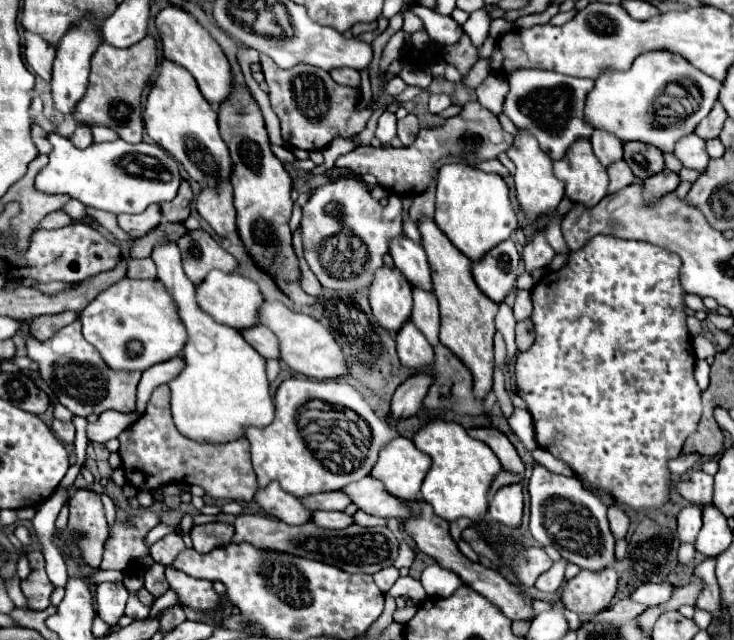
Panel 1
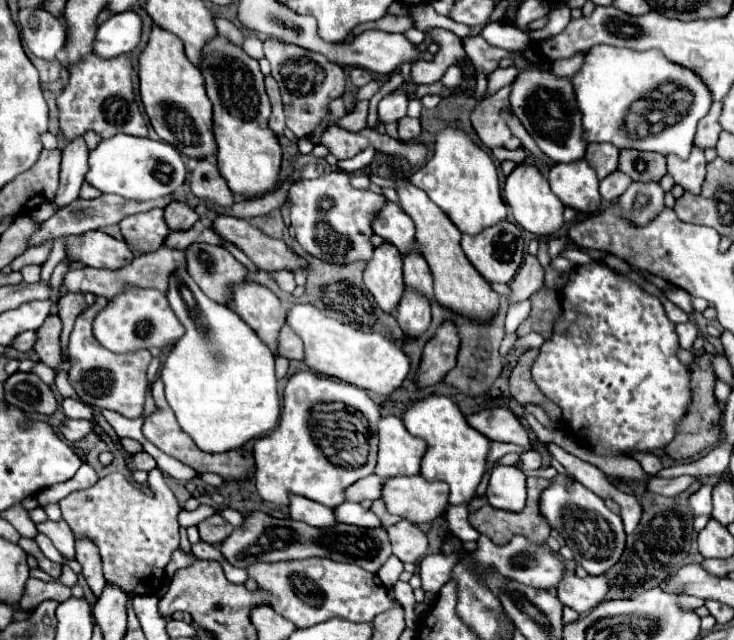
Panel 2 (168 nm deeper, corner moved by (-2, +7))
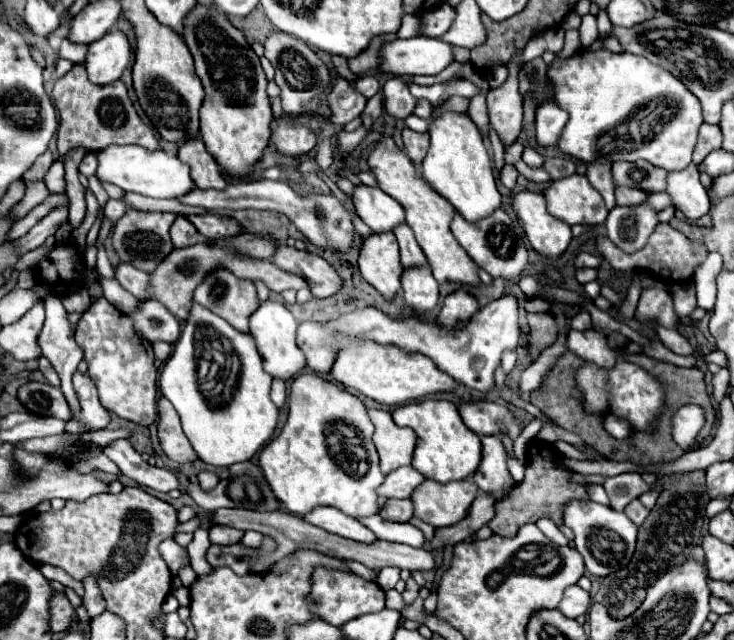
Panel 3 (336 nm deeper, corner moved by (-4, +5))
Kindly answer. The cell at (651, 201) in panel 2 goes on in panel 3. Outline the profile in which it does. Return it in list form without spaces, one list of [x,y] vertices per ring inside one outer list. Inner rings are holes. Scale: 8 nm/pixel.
[[[648,203],[640,207],[614,207],[606,219],[606,235],[624,253],[634,253],[646,245],[658,225],[656,215]]]

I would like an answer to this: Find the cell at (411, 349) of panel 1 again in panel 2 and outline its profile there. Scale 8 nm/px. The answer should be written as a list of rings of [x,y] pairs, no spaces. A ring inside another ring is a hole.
[[[406,289],[398,305],[396,321],[406,337],[418,339],[430,327],[430,303],[414,289]]]

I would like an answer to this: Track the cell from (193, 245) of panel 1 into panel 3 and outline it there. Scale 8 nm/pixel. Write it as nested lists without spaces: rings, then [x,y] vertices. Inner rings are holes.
[[[224,269],[214,271],[204,279],[204,283],[194,291],[194,301],[220,315],[242,333],[248,333],[248,319],[260,305],[254,283],[236,279]]]

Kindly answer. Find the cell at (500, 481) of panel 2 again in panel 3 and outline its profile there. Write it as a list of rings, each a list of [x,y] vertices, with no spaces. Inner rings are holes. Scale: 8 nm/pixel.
[[[496,435],[482,437],[482,459],[472,479],[482,491],[494,491],[494,495],[500,495],[500,499],[514,487],[506,467],[504,445]]]

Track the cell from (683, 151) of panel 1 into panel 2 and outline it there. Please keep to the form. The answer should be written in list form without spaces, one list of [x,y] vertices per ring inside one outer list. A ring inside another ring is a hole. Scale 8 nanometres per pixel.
[[[694,145],[688,159],[680,159],[678,155],[668,155],[666,159],[668,159],[668,173],[674,177],[674,181],[680,183],[690,193],[700,193],[702,181],[706,177],[704,149]]]

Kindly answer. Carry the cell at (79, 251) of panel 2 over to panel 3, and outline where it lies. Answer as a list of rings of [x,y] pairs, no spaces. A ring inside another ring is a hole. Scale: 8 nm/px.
[[[120,263],[120,267],[116,269],[116,279],[120,281],[120,285],[124,289],[128,289],[136,299],[140,301],[146,301],[150,299],[150,293],[148,293],[148,285],[150,285],[150,279],[144,271],[138,271],[134,269],[132,265],[128,263]]]

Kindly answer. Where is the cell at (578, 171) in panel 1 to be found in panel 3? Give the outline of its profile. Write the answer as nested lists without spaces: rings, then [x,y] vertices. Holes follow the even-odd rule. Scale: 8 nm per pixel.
[[[570,175],[554,181],[546,193],[548,213],[566,225],[602,225],[608,209],[600,193],[588,183],[584,175]]]

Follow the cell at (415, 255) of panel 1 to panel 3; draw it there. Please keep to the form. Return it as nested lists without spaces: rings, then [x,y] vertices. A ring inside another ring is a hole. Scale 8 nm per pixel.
[[[356,185],[352,193],[352,201],[356,207],[358,217],[372,229],[372,231],[392,231],[398,223],[404,221],[402,205],[386,195],[380,187]]]

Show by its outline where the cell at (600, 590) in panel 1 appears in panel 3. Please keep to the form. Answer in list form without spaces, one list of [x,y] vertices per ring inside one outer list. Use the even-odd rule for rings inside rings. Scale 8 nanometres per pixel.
[[[570,585],[566,591],[564,591],[564,597],[560,601],[560,613],[566,615],[568,619],[576,619],[578,615],[586,615],[588,609],[592,605],[592,599],[590,599],[590,593],[580,589],[578,585]]]

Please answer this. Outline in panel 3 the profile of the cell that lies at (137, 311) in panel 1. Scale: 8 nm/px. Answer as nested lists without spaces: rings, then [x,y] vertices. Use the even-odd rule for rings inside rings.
[[[156,299],[140,303],[140,309],[130,315],[136,331],[148,341],[174,343],[180,337],[180,321]]]

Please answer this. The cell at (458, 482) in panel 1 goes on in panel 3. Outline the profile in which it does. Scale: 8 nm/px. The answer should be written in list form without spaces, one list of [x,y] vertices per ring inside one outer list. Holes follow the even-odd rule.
[[[444,399],[406,403],[392,413],[392,419],[396,425],[408,425],[410,429],[414,429],[418,441],[414,449],[412,467],[420,471],[426,479],[434,479],[438,483],[468,479],[480,465],[480,455],[482,455],[480,437],[464,425],[454,403]]]

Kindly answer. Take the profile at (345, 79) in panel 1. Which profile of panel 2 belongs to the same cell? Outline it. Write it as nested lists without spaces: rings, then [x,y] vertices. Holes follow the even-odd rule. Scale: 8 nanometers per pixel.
[[[354,67],[354,69],[350,71],[350,81],[352,81],[352,85],[354,85],[354,87],[364,87],[366,83],[370,83],[370,81],[372,81],[372,73],[370,73],[370,71],[366,71],[366,69]]]

